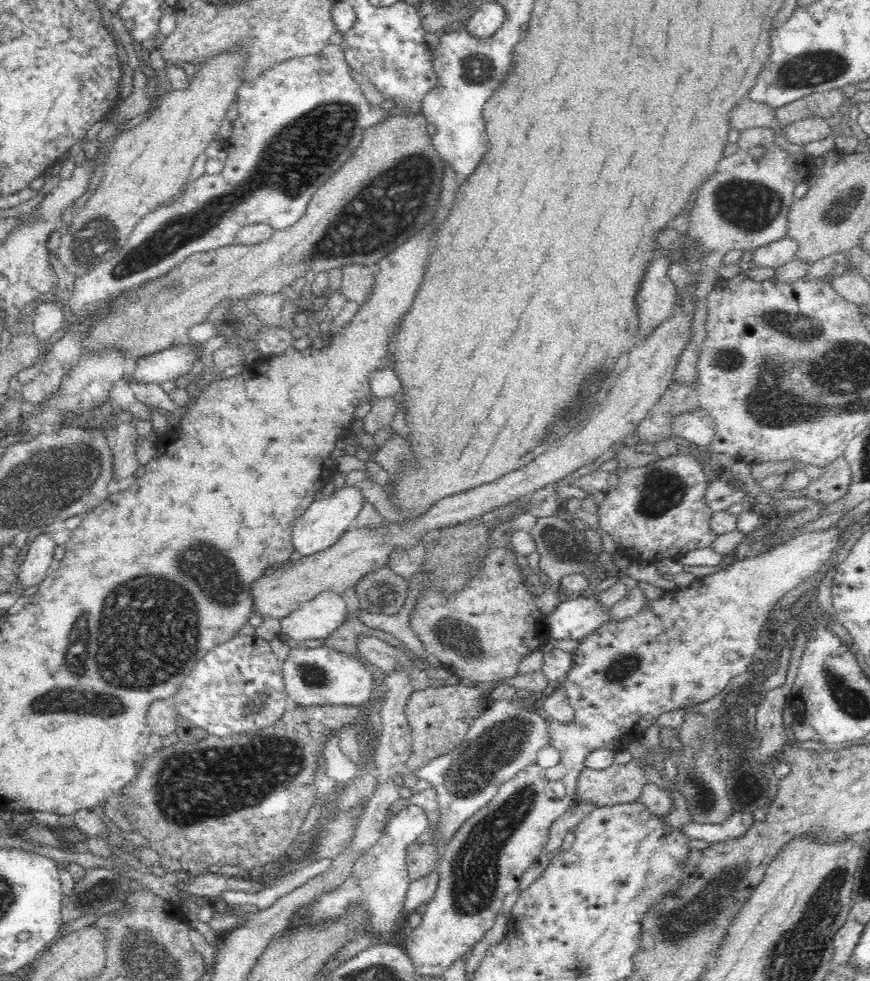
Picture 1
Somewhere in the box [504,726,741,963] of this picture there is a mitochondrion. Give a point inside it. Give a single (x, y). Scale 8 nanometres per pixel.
(704, 794)

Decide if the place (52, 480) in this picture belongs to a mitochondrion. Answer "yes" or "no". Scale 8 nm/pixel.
yes

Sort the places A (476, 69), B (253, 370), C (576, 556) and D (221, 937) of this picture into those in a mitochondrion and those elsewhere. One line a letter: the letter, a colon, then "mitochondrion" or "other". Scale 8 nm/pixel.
A: mitochondrion
B: other
C: mitochondrion
D: other

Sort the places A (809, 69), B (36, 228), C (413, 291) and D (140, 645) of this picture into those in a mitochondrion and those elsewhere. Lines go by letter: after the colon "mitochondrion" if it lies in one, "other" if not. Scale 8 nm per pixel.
A: mitochondrion
B: other
C: other
D: mitochondrion

